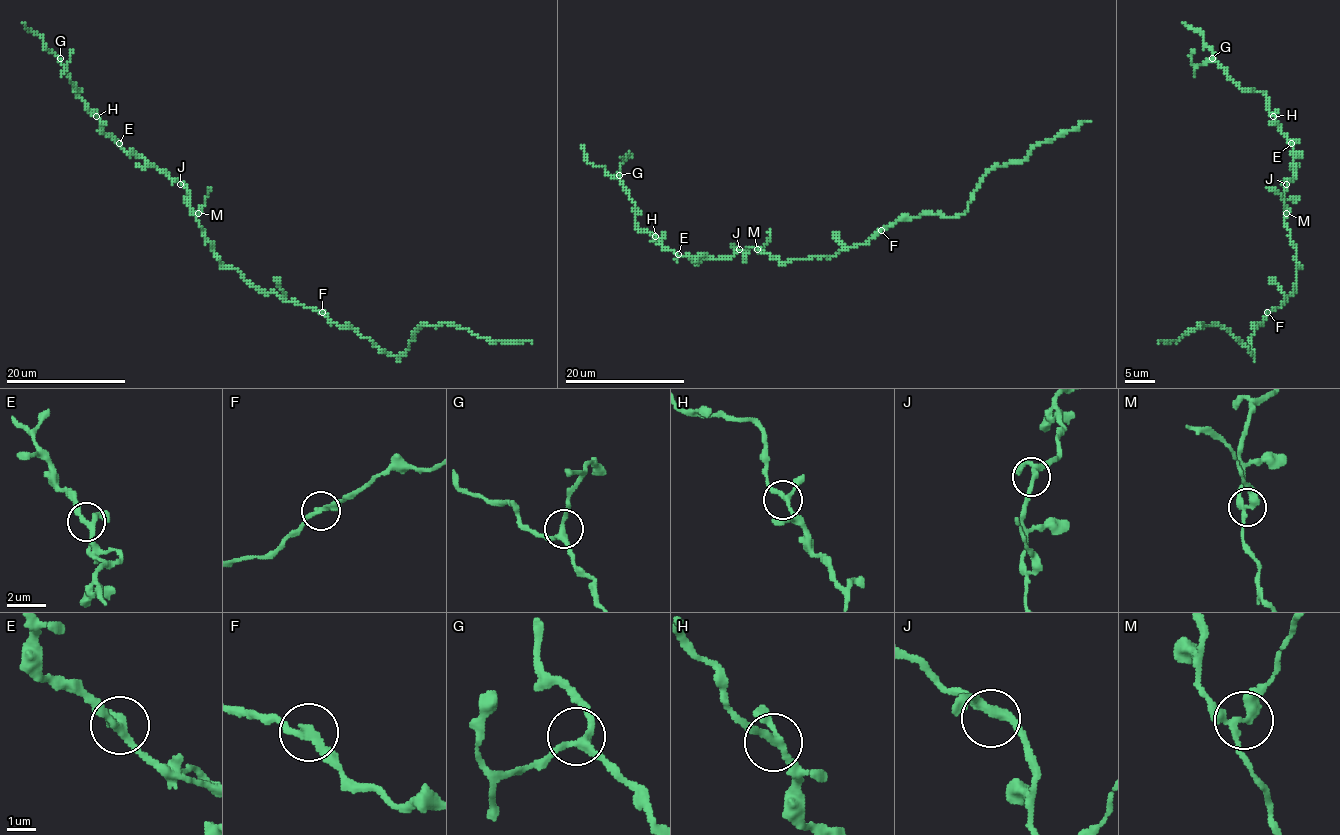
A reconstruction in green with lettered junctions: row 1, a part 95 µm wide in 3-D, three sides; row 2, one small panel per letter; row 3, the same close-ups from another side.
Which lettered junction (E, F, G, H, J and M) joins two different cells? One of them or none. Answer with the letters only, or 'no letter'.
M

